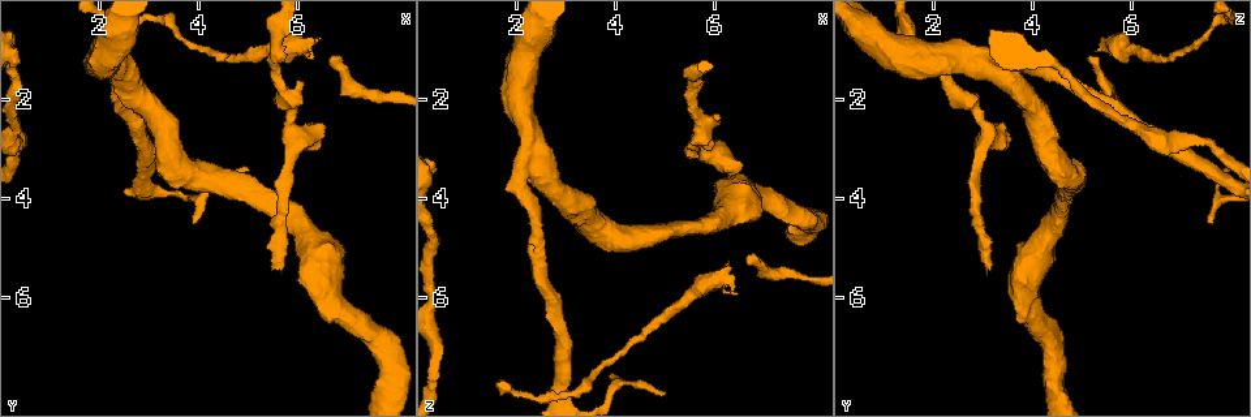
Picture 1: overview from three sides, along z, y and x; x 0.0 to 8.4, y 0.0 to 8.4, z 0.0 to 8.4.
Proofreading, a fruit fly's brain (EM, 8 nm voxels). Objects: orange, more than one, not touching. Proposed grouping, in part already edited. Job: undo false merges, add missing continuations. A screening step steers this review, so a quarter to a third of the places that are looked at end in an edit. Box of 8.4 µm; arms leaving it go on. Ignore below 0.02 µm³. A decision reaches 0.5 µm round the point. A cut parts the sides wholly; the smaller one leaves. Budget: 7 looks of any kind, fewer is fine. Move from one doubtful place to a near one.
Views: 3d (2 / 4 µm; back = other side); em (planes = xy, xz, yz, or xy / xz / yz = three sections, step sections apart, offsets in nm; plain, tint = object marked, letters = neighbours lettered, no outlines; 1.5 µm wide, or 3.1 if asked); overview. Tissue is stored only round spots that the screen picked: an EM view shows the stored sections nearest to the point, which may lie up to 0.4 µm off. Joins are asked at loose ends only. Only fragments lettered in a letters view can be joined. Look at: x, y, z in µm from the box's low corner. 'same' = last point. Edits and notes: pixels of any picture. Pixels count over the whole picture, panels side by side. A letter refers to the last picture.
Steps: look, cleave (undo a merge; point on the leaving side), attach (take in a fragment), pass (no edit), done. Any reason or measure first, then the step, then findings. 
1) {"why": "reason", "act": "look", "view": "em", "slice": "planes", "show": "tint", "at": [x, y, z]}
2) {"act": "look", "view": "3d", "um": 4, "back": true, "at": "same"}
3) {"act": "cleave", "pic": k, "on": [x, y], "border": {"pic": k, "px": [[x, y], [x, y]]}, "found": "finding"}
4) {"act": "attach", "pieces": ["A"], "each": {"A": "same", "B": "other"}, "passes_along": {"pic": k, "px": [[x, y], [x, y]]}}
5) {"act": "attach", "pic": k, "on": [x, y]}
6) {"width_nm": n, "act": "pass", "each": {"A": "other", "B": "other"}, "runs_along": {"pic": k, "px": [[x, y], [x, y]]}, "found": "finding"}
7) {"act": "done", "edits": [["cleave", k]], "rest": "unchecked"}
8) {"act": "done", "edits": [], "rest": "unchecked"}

{"why": "an open end", "act": "look", "view": "3d", "um": 4, "at": [6.60, 1.15, 5.10]}

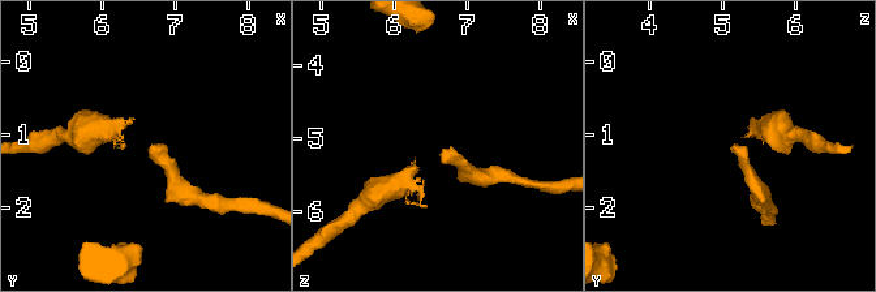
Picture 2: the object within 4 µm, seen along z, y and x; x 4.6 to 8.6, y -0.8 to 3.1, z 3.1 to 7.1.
{"why": "now the EM", "act": "look", "view": "em", "slice": "planes", "show": "letters", "at": [6.65, 1.20, 5.15]}

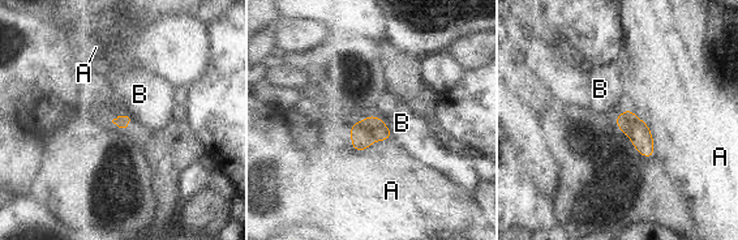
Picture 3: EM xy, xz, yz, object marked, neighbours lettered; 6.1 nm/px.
{"act": "pass", "each": {"A": "other", "B": "other"}, "border": {"pic": 3, "px": [[625, 107], [614, 118]]}, "found": "no lettered fragment goes on from it"}

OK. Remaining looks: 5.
{"why": "free end", "act": "look", "view": "em", "slice": "xy", "step": 4, "show": "letters", "at": [6.60, 2.55, 3.25]}

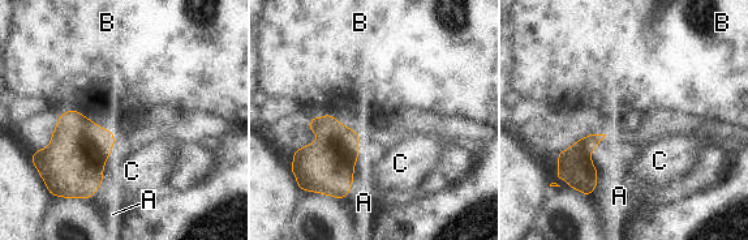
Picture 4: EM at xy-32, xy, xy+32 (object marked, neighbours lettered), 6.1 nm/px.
{"act": "pass", "each": {"A": "other", "B": "other", "C": "other"}, "border": {"pic": 4, "px": [[63, 111], [78, 110], [114, 133]]}, "found": "no lettered fragment goes on from it"}

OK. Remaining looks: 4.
{"why": "branch stops here", "act": "look", "view": "3d", "um": 2, "at": [5.55, 5.35, 3.20]}

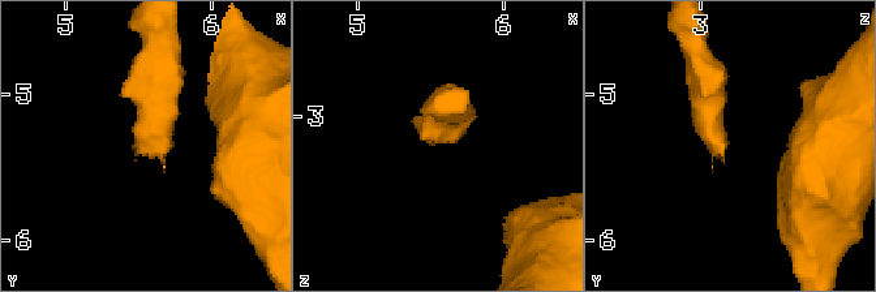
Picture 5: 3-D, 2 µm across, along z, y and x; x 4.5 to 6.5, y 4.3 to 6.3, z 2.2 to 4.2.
{"why": "now the EM", "act": "look", "view": "em", "slice": "planes", "show": "letters", "at": [5.50, 5.40, 3.14]}

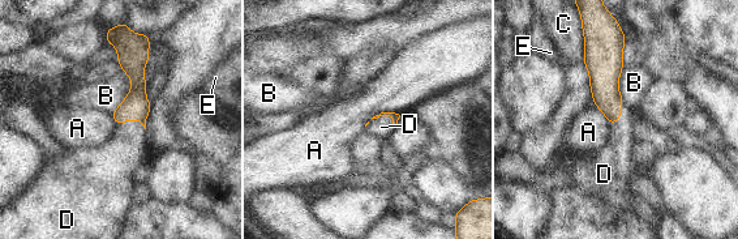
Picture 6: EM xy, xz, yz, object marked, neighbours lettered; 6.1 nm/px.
{"act": "attach", "pieces": ["D"], "each": {"A": "other", "B": "other", "C": "other", "D": "same", "E": "other"}, "passes_along": {"pic": 6, "px": [[136, 106], [131, 119], [128, 146]]}, "found": "it goes on there"}

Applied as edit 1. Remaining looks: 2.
{"act": "done", "edits": [["attach", 6]], "rest": "unchecked"}

